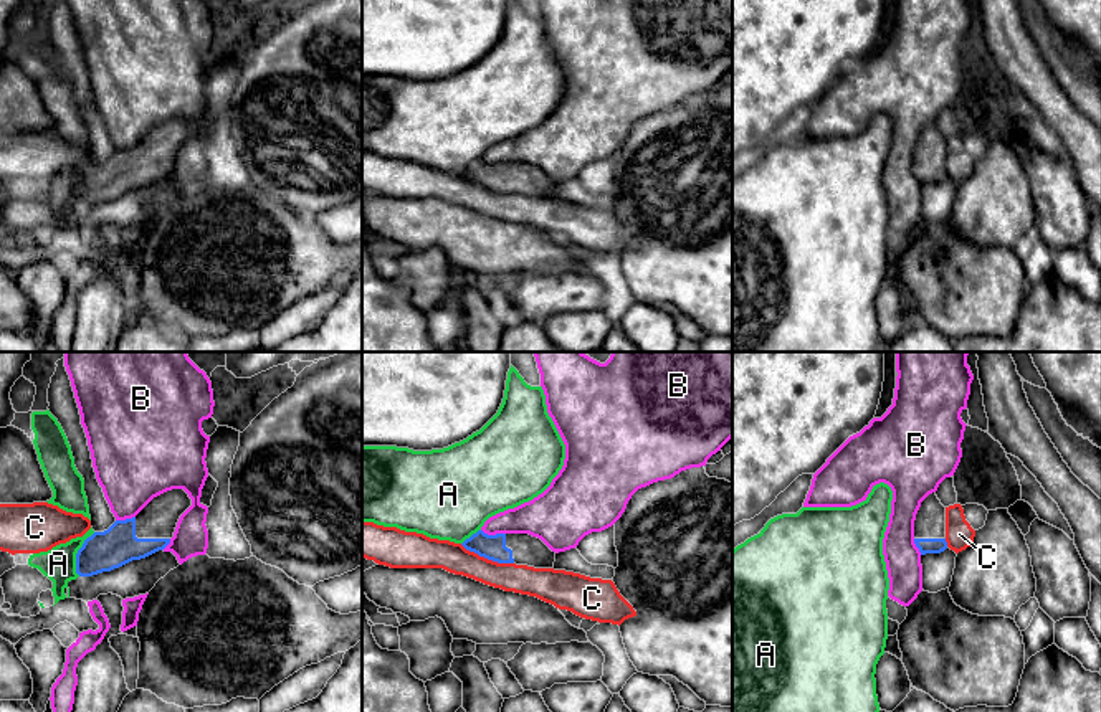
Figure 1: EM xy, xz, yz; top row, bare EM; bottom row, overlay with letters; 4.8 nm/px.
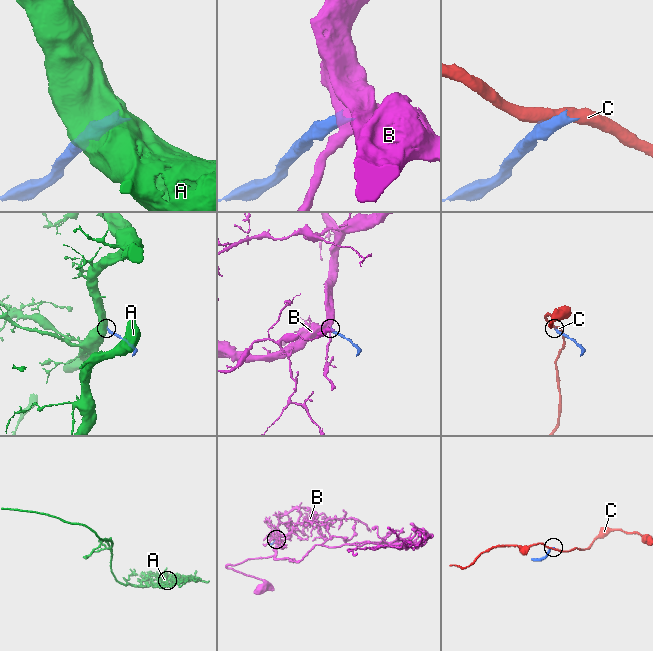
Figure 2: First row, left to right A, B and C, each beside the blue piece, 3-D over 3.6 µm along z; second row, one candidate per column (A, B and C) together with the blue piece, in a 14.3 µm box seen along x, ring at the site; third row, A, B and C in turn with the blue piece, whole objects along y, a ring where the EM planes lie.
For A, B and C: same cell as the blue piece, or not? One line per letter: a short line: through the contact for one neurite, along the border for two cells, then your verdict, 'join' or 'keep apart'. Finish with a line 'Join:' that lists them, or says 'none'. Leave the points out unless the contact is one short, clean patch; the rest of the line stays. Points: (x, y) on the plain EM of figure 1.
A: line xy (95, 162), (76, 184), (78, 205); keep apart
B: line xz (481, 159), (488, 164), (505, 164); keep apart
C: keep apart
Join: none

